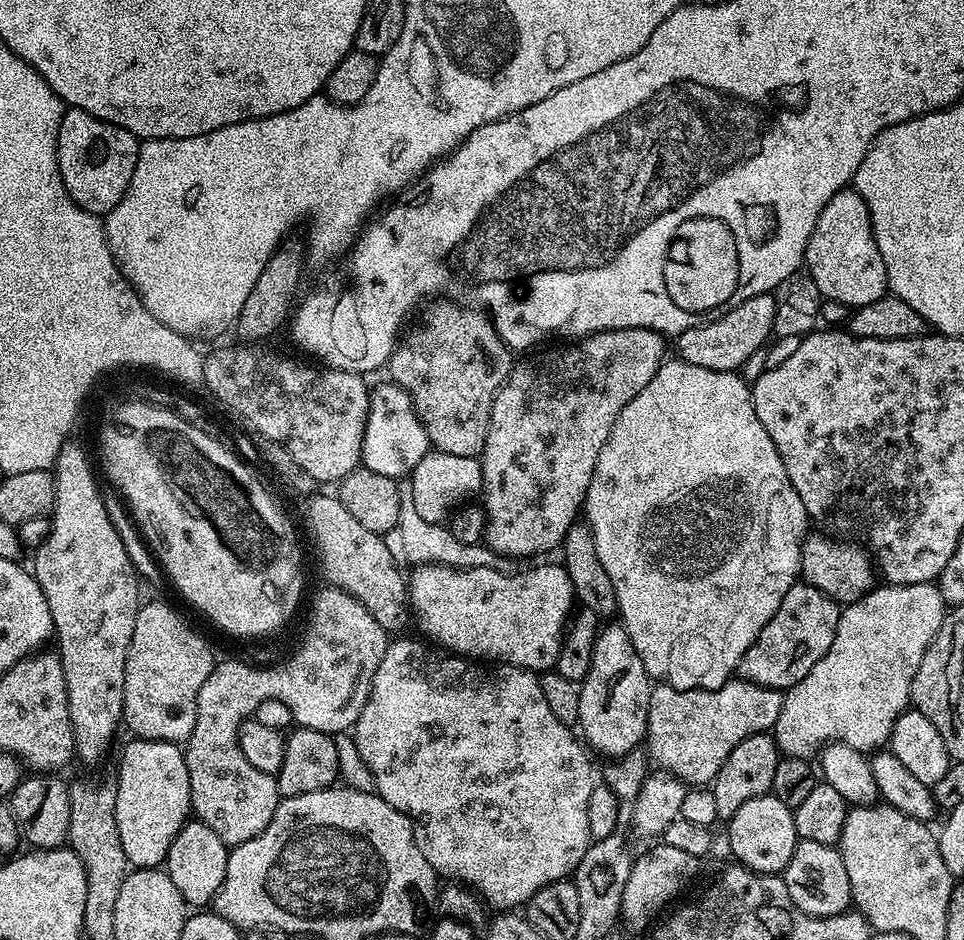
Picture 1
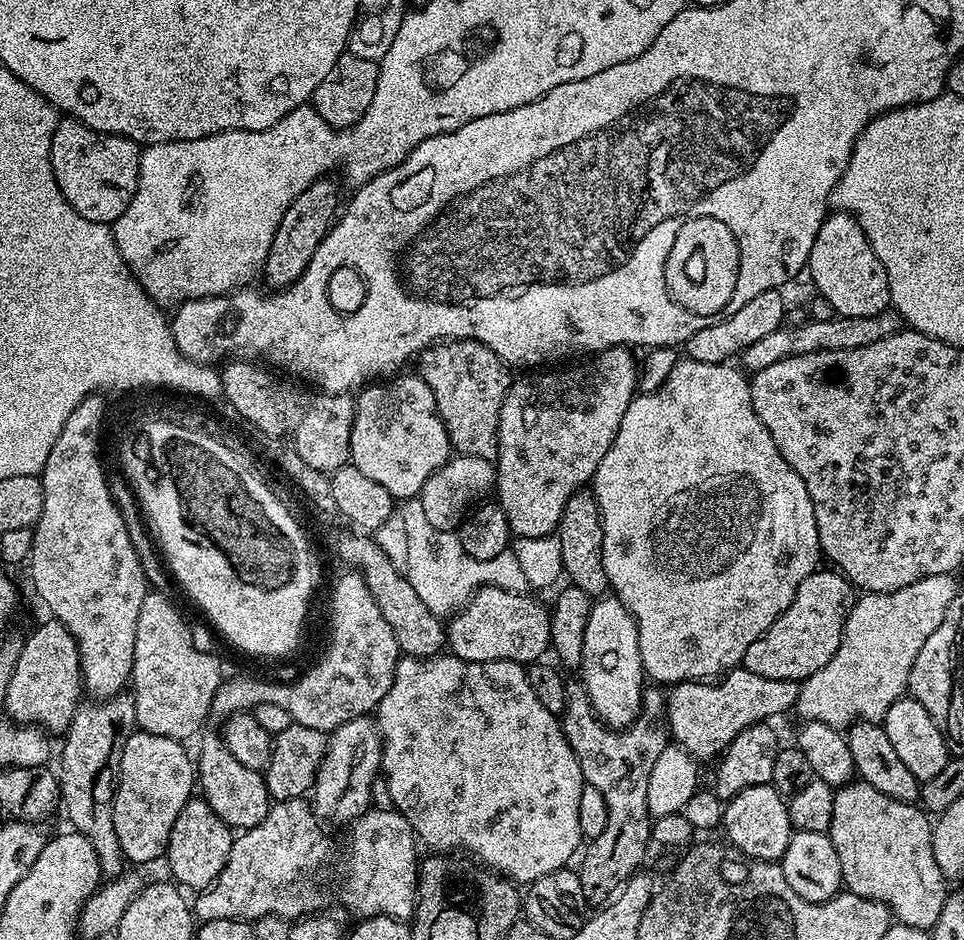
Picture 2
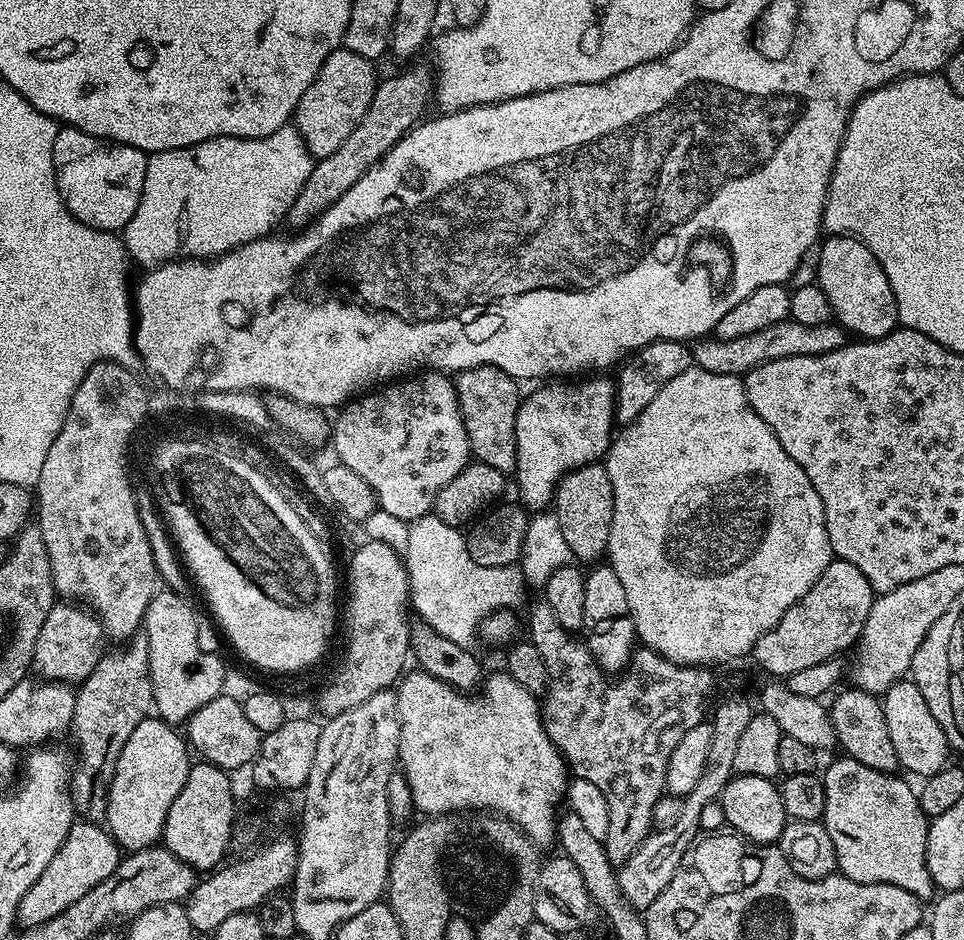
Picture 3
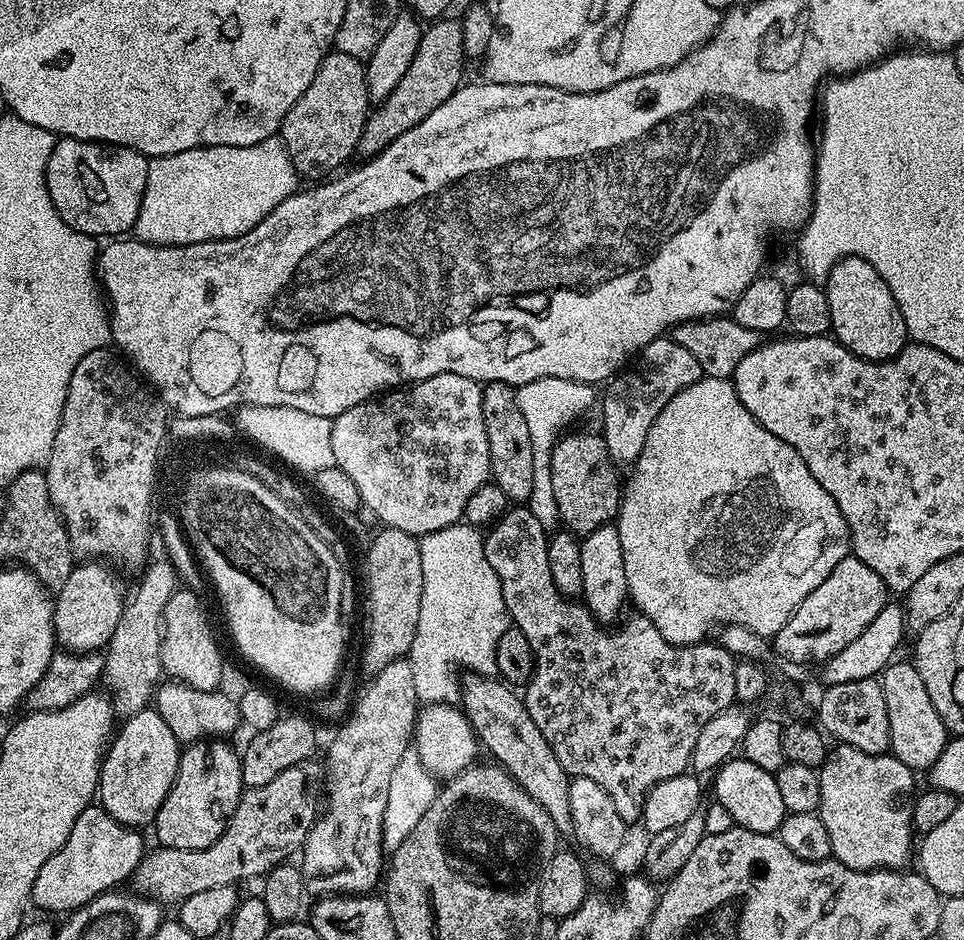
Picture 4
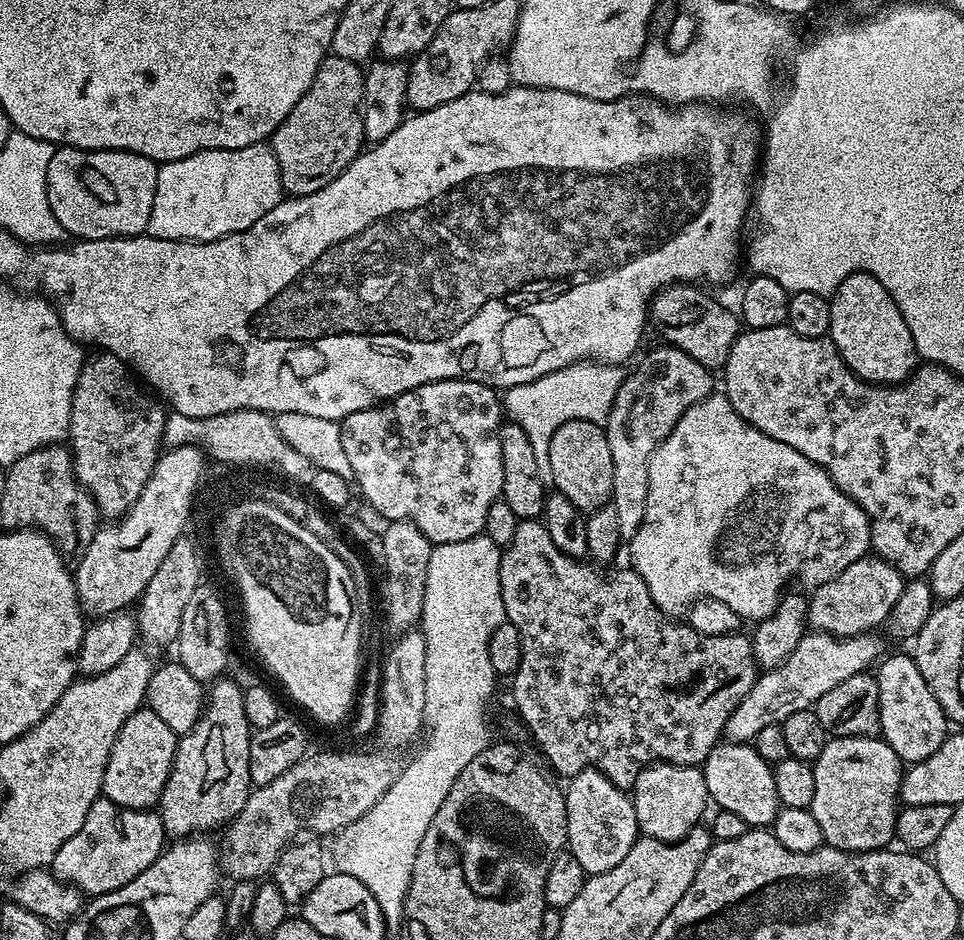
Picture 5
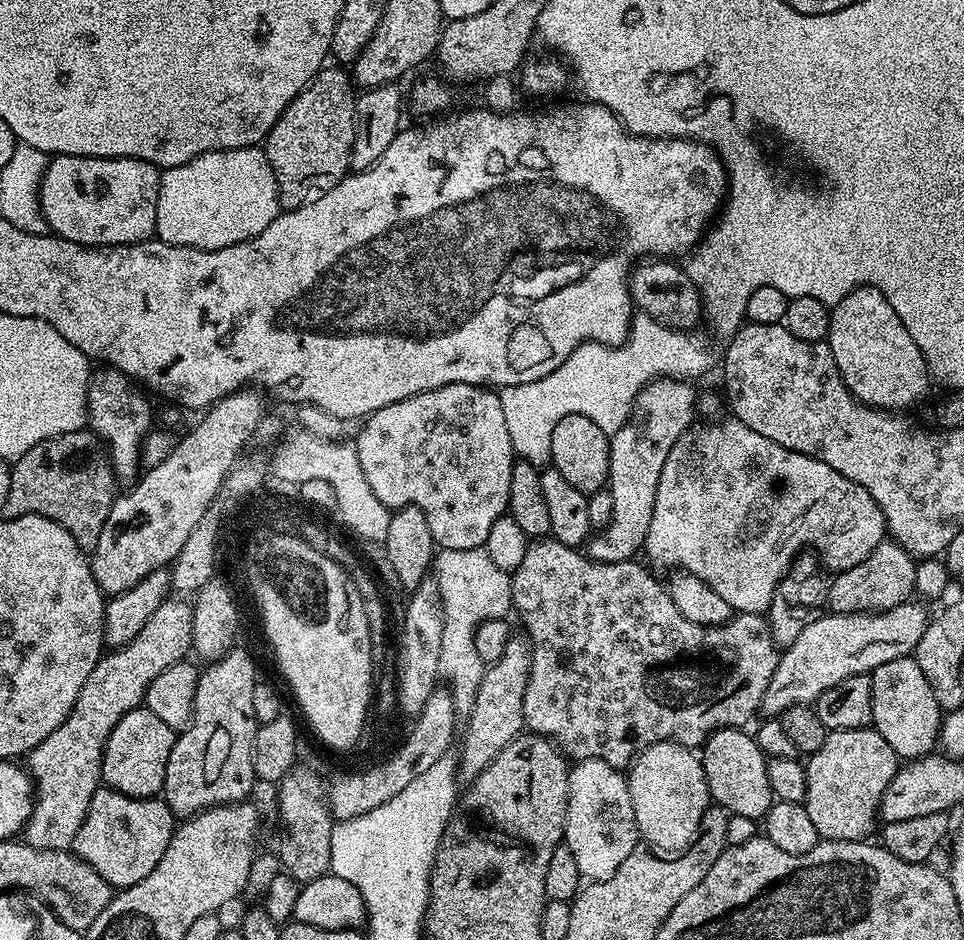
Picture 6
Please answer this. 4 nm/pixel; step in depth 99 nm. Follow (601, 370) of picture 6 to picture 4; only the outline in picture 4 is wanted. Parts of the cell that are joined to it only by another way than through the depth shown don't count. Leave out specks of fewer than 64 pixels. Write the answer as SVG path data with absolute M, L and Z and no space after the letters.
M538 378L529 384L521 384L516 388L518 410L526 417L526 426L530 429L530 438L534 446L534 490L526 502L530 514L542 522L545 530L552 530L561 523L558 505L554 500L553 483L551 481L551 454L555 436L563 424L571 422L575 416L580 416L592 403L598 400L598 392L593 385L579 384L573 380L562 378Z

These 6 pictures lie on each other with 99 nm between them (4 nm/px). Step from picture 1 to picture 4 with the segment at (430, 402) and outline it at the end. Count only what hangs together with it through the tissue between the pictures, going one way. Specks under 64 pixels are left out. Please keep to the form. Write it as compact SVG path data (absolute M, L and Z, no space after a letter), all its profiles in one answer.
M489 380L483 385L482 414L486 426L486 442L490 446L492 459L491 483L502 490L513 505L523 505L534 490L534 446L530 438L530 429L526 426L526 417L518 410L516 388L497 380Z

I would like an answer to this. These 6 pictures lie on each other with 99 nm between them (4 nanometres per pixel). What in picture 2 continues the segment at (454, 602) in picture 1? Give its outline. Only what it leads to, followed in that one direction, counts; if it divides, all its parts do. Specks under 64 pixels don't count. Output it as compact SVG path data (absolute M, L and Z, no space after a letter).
M486 584L477 590L468 603L455 613L446 624L446 644L451 655L460 660L516 660L522 665L536 662L540 656L550 648L552 635L550 634L550 612L543 608L534 597L524 592L511 592L493 584Z

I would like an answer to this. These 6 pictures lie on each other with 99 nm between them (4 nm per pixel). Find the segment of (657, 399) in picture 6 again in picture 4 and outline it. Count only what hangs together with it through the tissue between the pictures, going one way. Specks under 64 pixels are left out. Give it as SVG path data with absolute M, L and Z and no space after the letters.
M668 336L652 340L640 350L635 360L632 366L630 364L609 381L600 400L603 424L600 430L608 452L618 464L635 463L645 445L650 426L657 420L666 403L674 394L704 376L695 357Z

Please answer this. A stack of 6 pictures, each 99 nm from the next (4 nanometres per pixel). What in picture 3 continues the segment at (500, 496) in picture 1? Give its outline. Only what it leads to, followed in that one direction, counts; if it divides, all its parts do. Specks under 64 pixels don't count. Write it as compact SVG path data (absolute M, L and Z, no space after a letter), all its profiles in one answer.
M596 374L591 378L576 378L573 384L560 384L564 382L552 382L549 388L540 388L537 392L532 392L523 397L520 401L520 409L516 415L516 471L514 473L514 479L516 479L516 488L520 491L520 497L518 497L519 503L528 510L544 510L553 503L553 493L556 490L556 486L564 476L570 474L572 471L578 470L580 467L586 467L588 464L595 464L603 461L608 455L608 447L612 445L614 439L614 431L612 432L612 424L616 420L616 387L617 385L607 380L607 375Z

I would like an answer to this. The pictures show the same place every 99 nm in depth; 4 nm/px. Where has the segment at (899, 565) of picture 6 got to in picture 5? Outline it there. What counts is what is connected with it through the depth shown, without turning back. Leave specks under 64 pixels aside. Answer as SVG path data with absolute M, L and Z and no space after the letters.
M869 554L858 558L858 562L850 562L838 578L826 582L811 593L808 600L807 623L815 631L827 632L834 637L860 636L864 632L872 632L883 625L894 610L894 602L902 594L906 580L900 571L882 557Z

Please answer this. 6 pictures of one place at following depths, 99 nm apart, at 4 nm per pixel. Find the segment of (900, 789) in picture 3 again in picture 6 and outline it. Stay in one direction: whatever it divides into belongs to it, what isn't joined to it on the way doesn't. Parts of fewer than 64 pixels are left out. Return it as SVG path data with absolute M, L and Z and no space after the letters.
M871 726L854 730L829 731L826 742L822 742L817 752L807 757L806 767L808 781L803 805L814 821L814 830L818 830L820 837L826 840L864 840L871 837L868 835L875 830L876 824L878 828L882 794L886 786L890 786L894 774L898 771L898 757L894 750L890 750L886 738L882 738L882 734L878 734Z

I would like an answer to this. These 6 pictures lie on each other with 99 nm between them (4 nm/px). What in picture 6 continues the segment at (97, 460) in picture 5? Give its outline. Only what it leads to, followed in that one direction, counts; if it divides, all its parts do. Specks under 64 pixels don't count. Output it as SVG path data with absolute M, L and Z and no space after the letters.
M104 368L97 377L91 379L88 388L88 424L93 431L105 444L109 454L109 463L112 466L113 475L117 481L128 484L124 486L135 485L140 469L140 450L142 442L147 436L152 426L152 408L149 402L134 388L135 383L124 373L113 369Z

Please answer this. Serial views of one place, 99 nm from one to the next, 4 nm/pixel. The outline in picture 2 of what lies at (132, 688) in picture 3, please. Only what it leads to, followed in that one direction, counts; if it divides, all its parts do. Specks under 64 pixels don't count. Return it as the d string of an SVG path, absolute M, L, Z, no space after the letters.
M131 694L111 696L108 700L99 702L84 702L72 715L72 721L66 735L63 737L64 749L59 749L60 768L58 767L58 779L60 782L60 798L62 801L62 812L68 815L71 827L85 836L94 846L96 857L100 863L101 873L111 878L125 871L126 861L122 850L118 846L118 833L114 831L114 810L112 803L116 797L116 786L120 783L120 763L122 762L122 750L126 742L131 738L133 732L137 731L136 711L134 710L134 698Z

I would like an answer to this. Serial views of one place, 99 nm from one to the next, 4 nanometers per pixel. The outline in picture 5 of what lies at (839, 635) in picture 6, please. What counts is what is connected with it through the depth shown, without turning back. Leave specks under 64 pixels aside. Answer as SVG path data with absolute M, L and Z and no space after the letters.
M818 631L803 635L798 646L794 646L794 654L790 654L782 666L761 671L757 675L750 694L746 694L746 698L738 702L734 714L730 714L724 727L724 736L734 744L755 741L758 730L783 724L790 714L812 708L816 700L822 698L826 690L838 686L838 682L859 672L869 671L881 659L885 651L883 648L883 642L872 632L839 638Z

